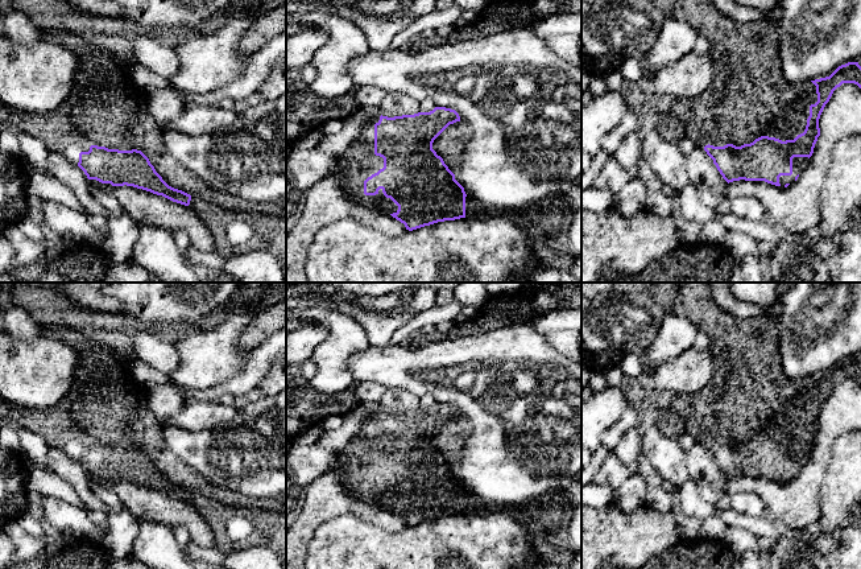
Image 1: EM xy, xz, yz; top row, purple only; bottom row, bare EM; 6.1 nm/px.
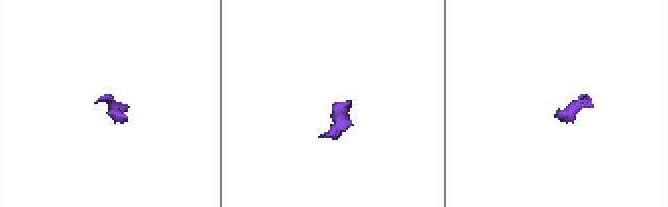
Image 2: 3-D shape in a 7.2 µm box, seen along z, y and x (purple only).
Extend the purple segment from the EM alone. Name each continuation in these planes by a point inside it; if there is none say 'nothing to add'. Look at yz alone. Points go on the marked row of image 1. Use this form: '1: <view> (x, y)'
nothing to add

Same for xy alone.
1: xy (235, 233)

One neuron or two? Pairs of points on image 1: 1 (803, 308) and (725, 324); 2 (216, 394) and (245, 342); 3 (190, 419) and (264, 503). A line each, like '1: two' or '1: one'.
1: two
2: two
3: two

